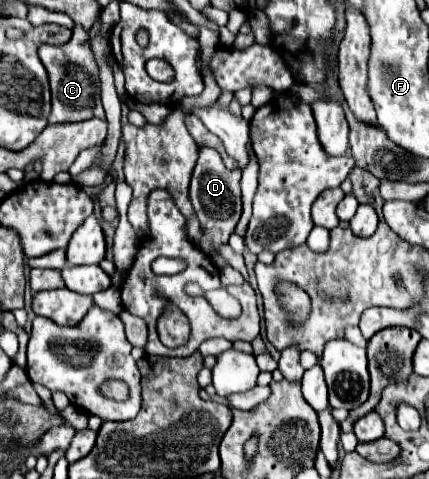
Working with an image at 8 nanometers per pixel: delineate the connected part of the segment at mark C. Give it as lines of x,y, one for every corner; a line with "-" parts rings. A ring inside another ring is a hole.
76,24
70,42
62,46
42,44
38,56
48,72
50,90
52,90
52,112
48,124
66,124
66,122
84,122
90,118
104,118
104,108
100,100
100,66
96,56
92,56
88,32

